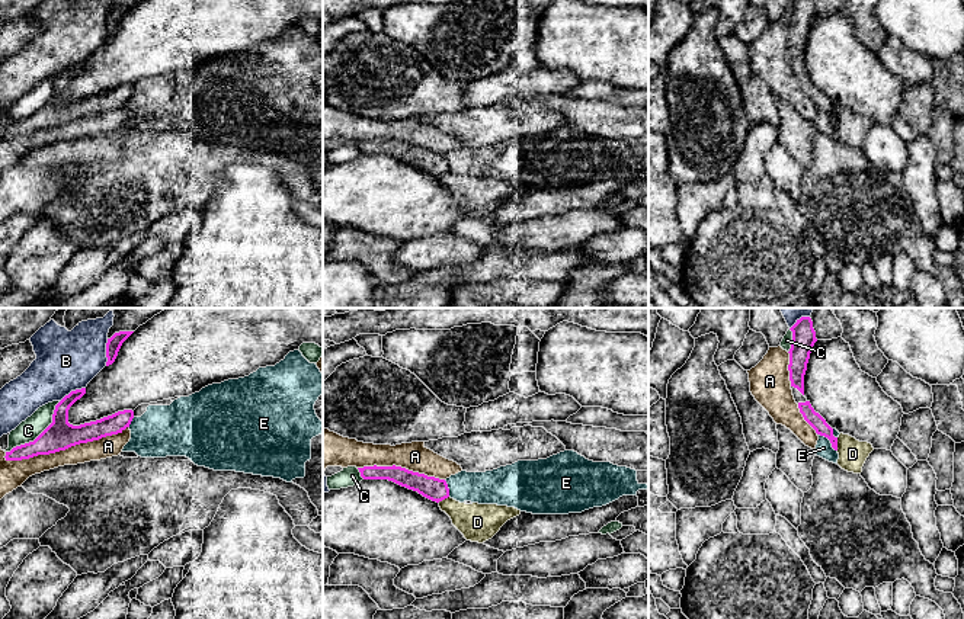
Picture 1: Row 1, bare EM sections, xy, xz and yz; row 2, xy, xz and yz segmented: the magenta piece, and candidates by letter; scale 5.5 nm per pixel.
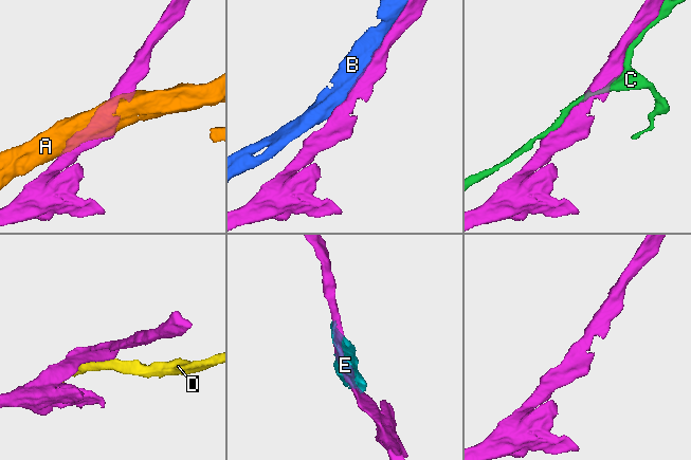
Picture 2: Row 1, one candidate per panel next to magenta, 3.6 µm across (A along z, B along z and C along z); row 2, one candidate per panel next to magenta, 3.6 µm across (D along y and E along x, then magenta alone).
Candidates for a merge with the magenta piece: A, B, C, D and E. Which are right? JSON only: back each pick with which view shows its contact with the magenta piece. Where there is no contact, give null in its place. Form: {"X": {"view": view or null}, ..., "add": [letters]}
{"add": []}

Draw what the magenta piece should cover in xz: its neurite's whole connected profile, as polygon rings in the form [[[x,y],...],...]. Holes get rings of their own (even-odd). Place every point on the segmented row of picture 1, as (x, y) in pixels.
[[[363,466],[358,468],[363,480],[388,480],[409,490],[417,491],[432,501],[442,501],[449,497],[445,480],[413,472],[401,466]]]

